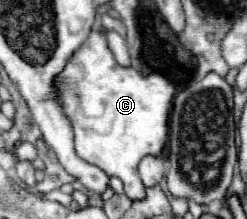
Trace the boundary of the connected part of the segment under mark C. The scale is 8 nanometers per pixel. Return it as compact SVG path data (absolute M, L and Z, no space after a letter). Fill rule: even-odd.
M93 30L85 44L71 56L65 70L57 76L57 96L63 104L73 130L75 130L75 150L89 164L99 166L107 176L117 176L123 182L125 194L131 200L145 198L145 186L137 174L137 164L147 154L161 154L169 136L169 114L173 108L175 86L163 74L143 76L135 68L123 68L115 62L103 30Z

